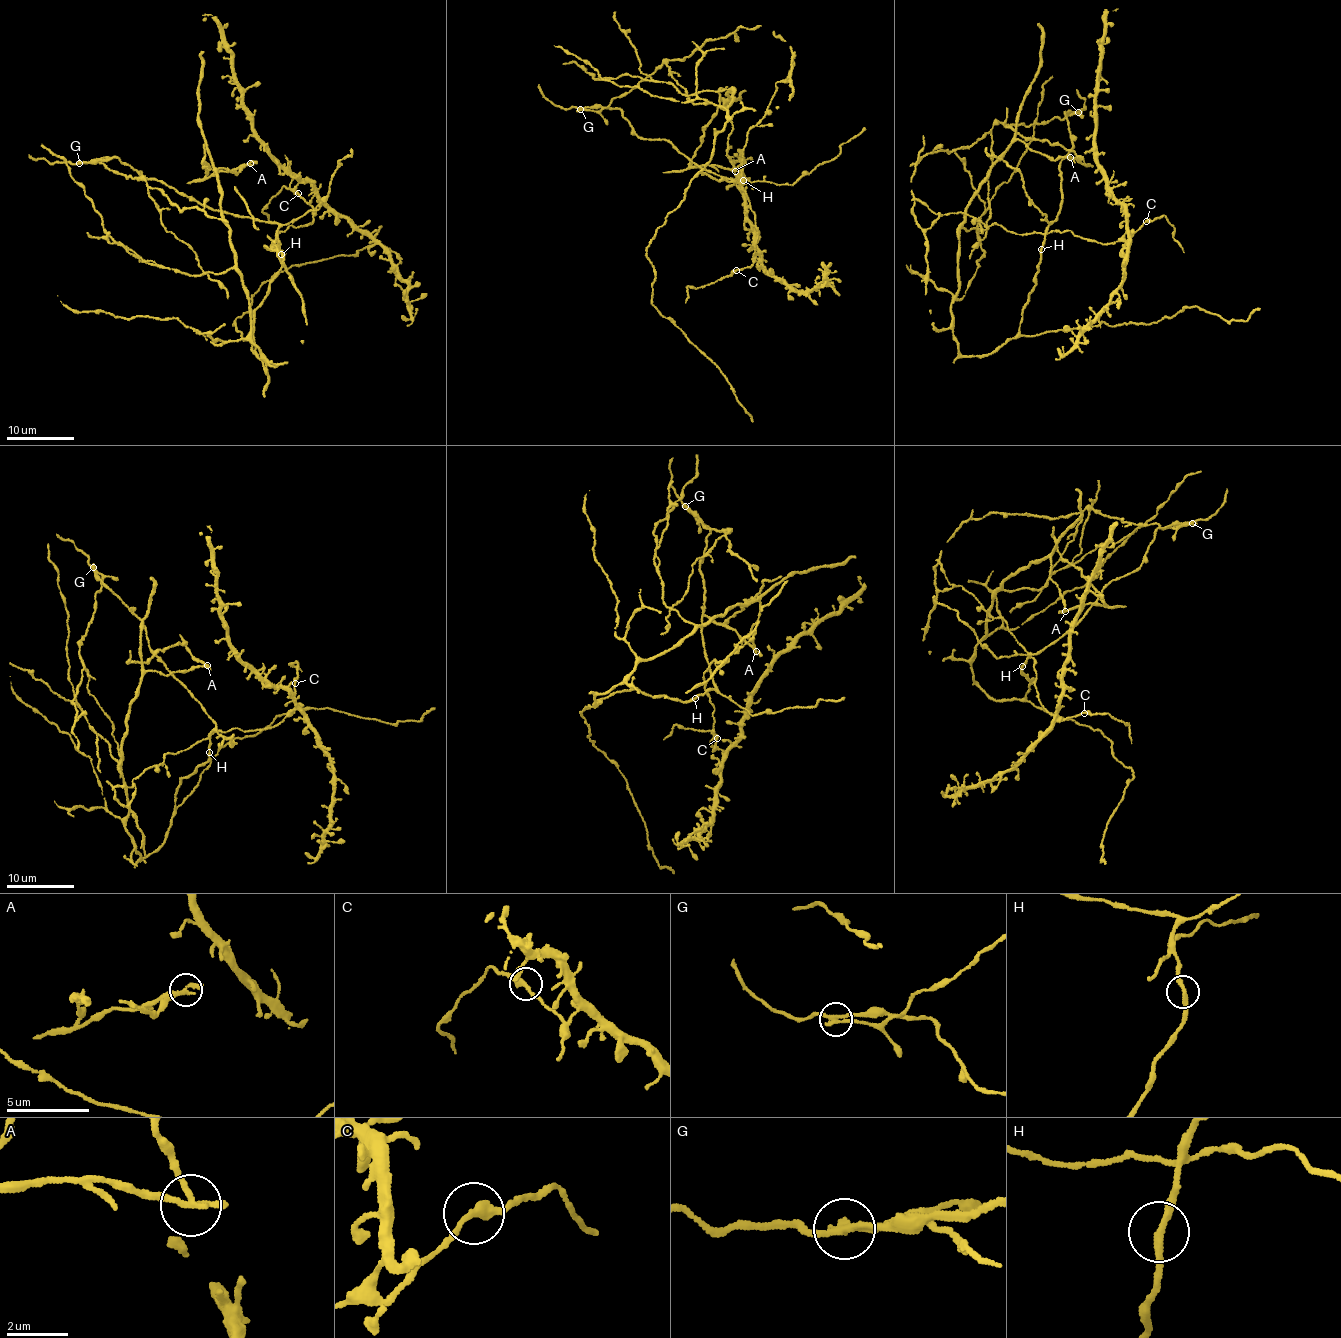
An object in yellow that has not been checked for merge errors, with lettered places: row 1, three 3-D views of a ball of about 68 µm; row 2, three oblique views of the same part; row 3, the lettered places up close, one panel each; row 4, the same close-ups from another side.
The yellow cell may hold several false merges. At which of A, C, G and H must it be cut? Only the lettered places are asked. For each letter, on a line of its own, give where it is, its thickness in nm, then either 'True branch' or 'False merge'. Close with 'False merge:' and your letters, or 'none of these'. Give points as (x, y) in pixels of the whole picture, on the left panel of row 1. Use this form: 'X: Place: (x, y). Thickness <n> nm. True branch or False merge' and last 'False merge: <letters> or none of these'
A: Place: (250, 163). Thickness 240 nm. False merge
C: Place: (298, 193). Thickness 300 nm. True branch
G: Place: (79, 163). Thickness 280 nm. False merge
H: Place: (281, 254). Thickness 240 nm. True branch
False merge: A, G

